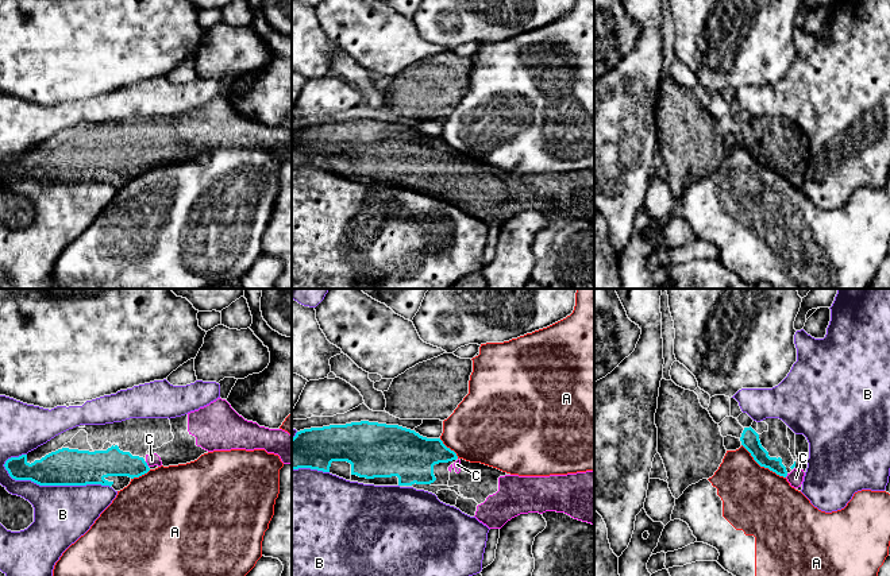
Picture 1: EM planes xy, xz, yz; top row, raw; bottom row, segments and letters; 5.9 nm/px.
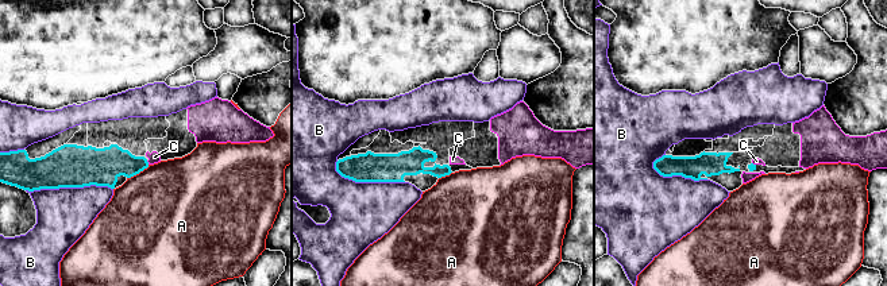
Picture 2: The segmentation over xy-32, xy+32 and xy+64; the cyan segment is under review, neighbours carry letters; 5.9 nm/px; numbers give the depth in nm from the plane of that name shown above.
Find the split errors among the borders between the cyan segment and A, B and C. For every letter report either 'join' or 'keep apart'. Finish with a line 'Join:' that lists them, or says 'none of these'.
A: keep apart
B: keep apart
C: join
Join: C

